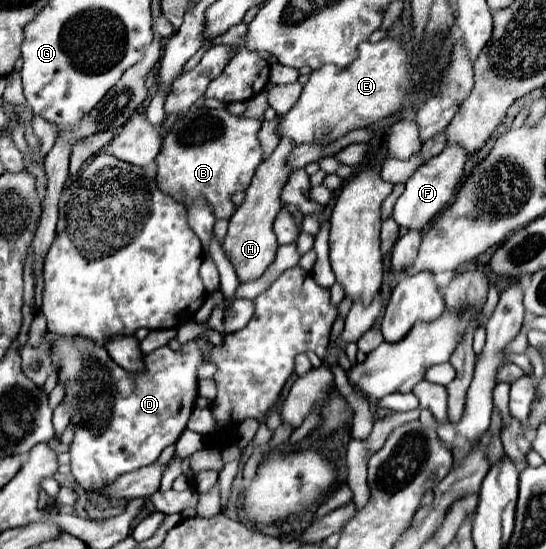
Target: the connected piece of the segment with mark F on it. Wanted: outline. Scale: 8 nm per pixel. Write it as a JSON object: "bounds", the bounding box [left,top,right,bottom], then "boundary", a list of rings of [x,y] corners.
{"bounds":[393,146,465,228],"boundary":[[[447,146],[439,156],[431,158],[423,166],[417,168],[417,172],[407,180],[405,192],[395,202],[393,218],[403,228],[425,228],[453,198],[461,178],[463,178],[463,166],[465,166],[465,150],[461,146]]]}

